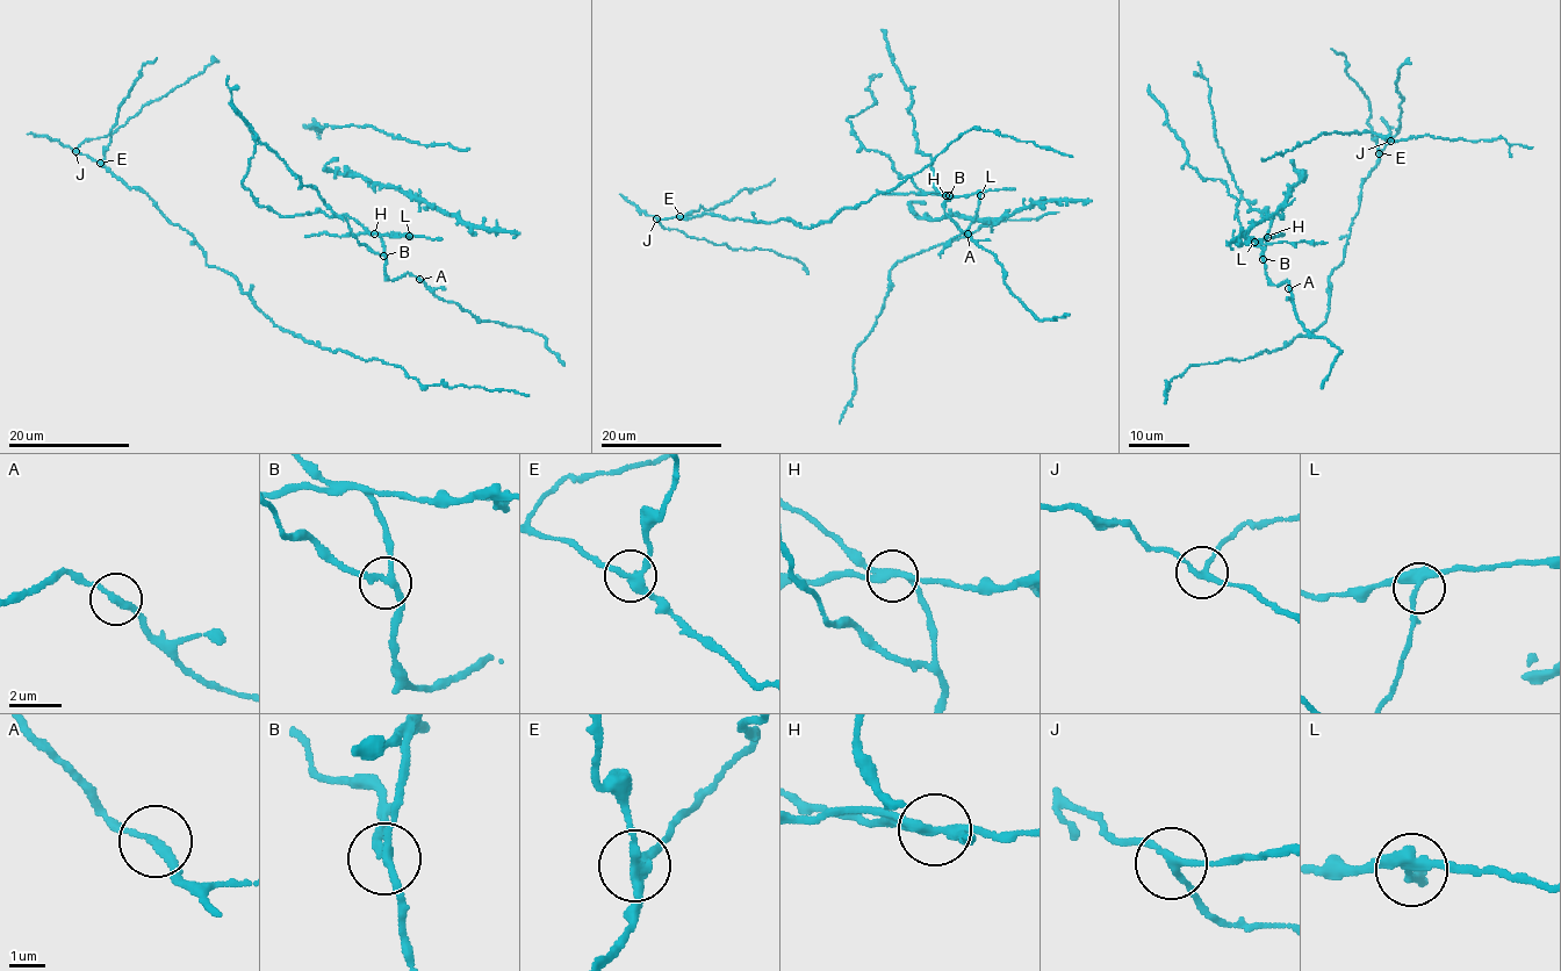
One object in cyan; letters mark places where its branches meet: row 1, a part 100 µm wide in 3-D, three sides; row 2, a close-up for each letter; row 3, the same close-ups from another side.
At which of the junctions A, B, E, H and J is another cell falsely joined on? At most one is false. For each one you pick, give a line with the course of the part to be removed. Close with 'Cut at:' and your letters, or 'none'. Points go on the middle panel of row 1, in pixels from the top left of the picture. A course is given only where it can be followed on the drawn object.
H: course (946, 195), (978, 193), (978, 210), (973, 222), (950, 239), (940, 258)
Cut at: H

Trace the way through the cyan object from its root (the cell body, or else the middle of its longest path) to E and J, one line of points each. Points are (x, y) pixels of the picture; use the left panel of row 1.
E: (351, 352), (322, 349), (275, 326), (232, 275), (206, 263), (203, 249), (186, 230), (100, 163)
J: (351, 352), (322, 349), (275, 326), (232, 275), (208, 265), (203, 249), (146, 194), (76, 151)

